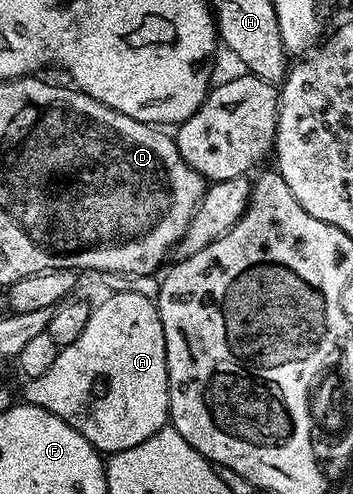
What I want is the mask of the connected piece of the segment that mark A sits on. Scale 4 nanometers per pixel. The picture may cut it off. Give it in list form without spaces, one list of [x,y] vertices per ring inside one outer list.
[[[113,292],[93,307],[78,342],[60,349],[54,366],[25,383],[23,399],[62,418],[101,454],[130,450],[169,423],[166,338],[155,299]]]

